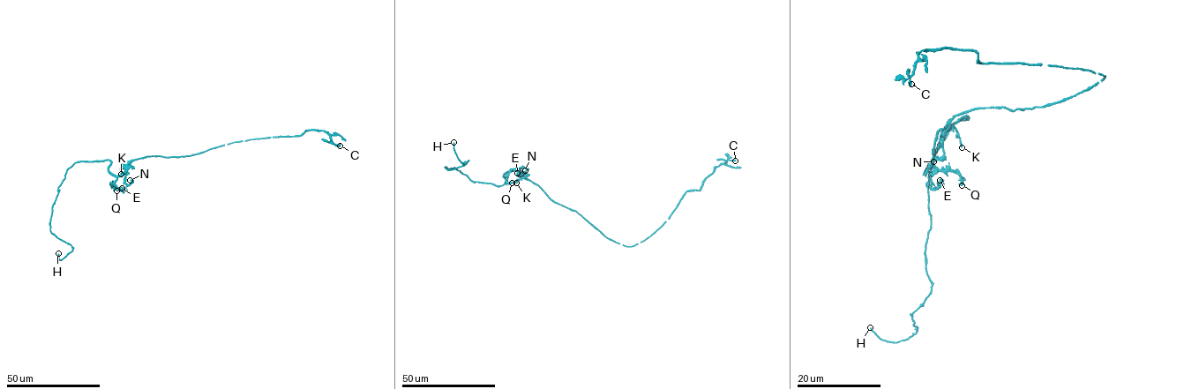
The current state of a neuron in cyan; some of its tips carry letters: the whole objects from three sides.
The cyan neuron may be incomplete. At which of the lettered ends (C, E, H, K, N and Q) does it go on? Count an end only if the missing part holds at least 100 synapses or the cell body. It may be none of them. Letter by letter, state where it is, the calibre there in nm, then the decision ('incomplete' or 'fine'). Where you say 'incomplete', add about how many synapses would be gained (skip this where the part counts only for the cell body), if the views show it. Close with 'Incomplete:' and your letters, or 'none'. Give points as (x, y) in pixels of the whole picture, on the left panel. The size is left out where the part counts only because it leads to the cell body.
C: at (340, 145); 600 nm thick; fine
E: at (122, 188); 160 nm thick; fine
H: at (58, 253); 200 nm thick; fine
K: at (121, 174); 170 nm thick; fine
N: at (130, 180); 220 nm thick; fine
Q: at (116, 190); 260 nm thick; fine
Incomplete: none

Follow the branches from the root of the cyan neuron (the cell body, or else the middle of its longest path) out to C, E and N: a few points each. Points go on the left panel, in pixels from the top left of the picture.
C: (150, 156), (191, 155), (232, 143), (298, 136), (311, 130), (324, 130), (333, 143), (340, 145)
E: (150, 156), (134, 160), (117, 177), (114, 183), (122, 191), (124, 190), (122, 188)
N: (150, 156), (134, 160), (127, 165), (124, 183), (129, 184), (130, 180)

